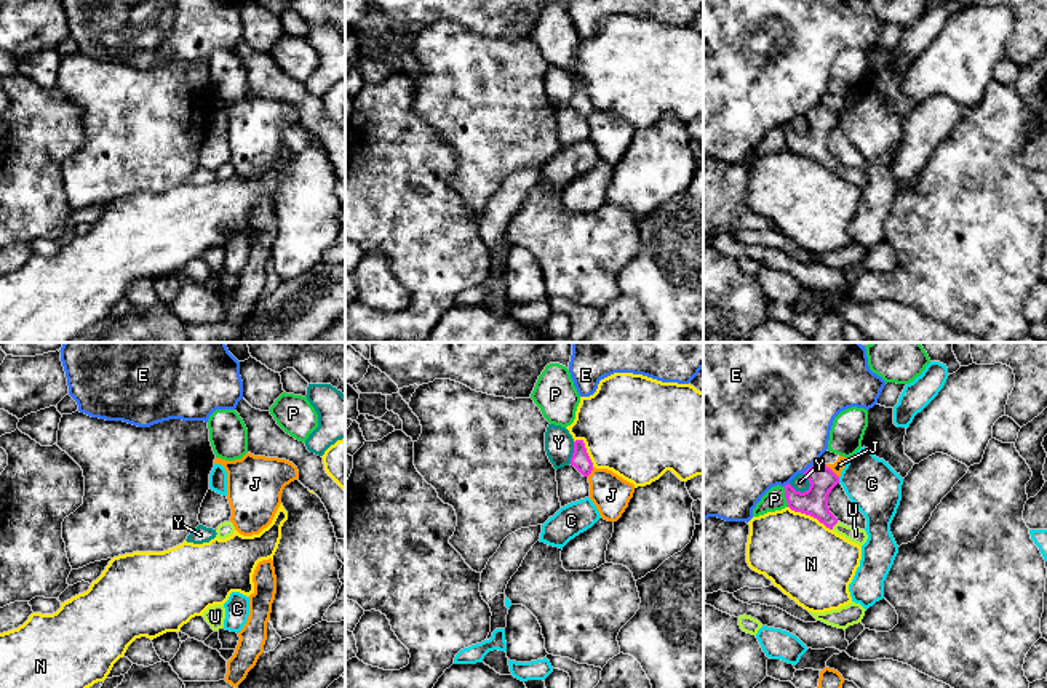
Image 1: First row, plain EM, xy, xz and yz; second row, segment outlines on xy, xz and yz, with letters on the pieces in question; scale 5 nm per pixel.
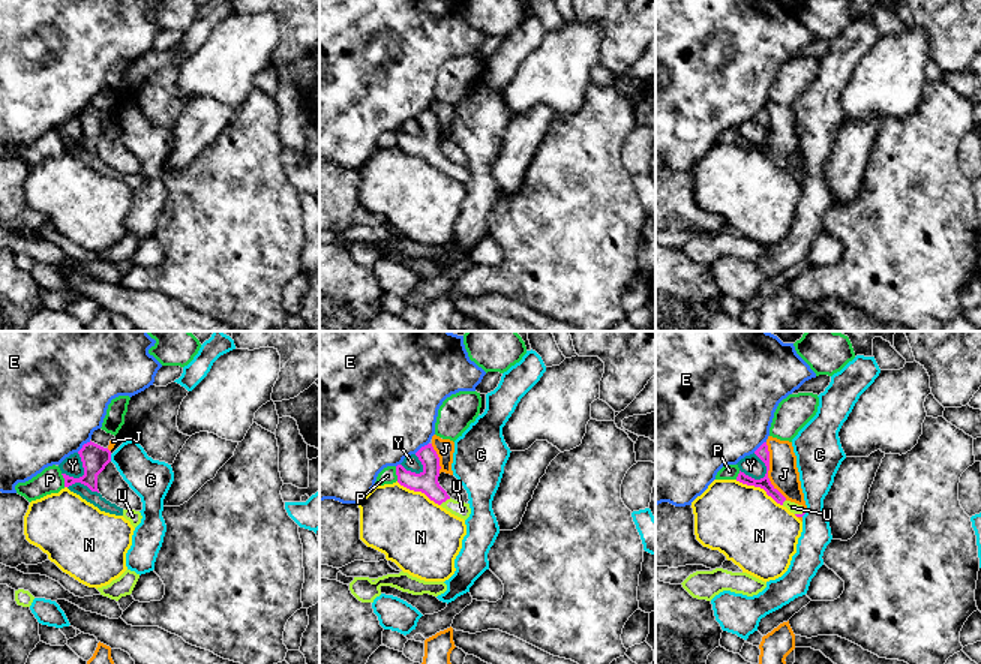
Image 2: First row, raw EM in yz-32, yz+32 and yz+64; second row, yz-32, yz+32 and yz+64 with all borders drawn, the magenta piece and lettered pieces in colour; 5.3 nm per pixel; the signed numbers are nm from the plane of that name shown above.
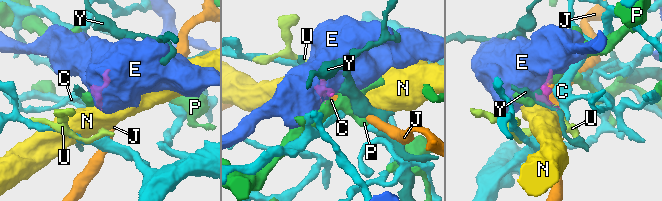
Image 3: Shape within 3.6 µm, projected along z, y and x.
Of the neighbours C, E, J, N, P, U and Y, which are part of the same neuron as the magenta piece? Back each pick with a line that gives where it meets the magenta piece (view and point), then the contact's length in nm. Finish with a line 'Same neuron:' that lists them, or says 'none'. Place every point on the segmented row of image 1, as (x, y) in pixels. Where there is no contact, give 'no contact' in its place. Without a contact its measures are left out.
U: yz (835, 524) | 50 nm
Same neuron: U

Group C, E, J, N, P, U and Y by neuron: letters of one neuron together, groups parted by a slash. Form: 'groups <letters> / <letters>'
groups C / E / J / N / P / U / Y

